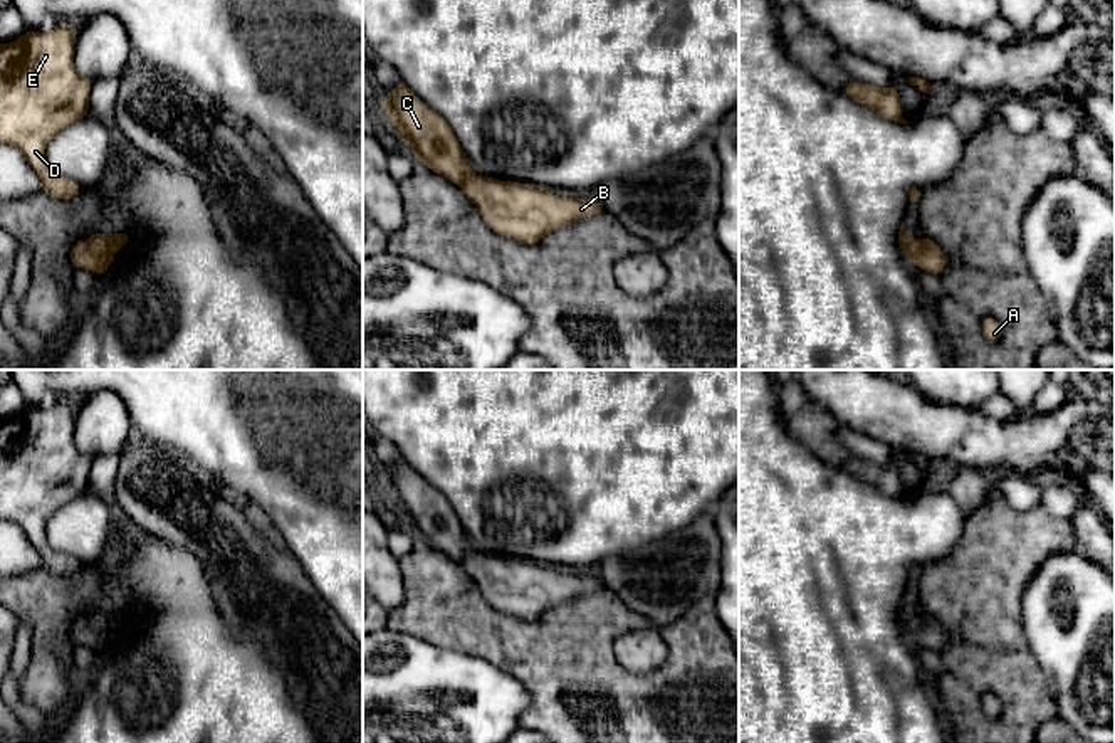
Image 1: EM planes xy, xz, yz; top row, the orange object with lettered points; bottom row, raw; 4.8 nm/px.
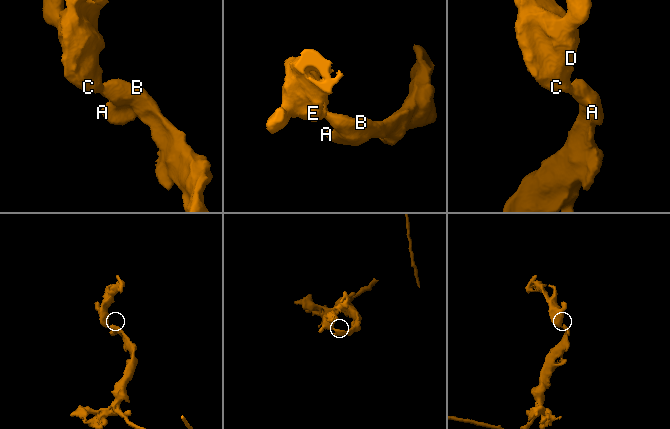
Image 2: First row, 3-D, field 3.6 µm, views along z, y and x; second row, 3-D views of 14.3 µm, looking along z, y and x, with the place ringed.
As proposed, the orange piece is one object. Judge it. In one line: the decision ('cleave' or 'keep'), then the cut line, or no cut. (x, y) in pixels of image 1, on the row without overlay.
keep; cut none

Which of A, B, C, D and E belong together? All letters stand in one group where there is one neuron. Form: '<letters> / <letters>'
A B C D E

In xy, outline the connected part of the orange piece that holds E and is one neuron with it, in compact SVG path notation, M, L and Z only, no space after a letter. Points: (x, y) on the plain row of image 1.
M57 398L50 408L24 408L15 419L0 422L0 519L17 523L29 543L40 553L40 568L72 577L84 565L54 551L45 536L45 523L57 508L89 491L92 457L74 445L72 402Z

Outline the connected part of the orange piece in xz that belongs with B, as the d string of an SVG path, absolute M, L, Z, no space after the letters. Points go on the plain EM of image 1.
M403 457L383 474L383 487L415 535L448 558L458 560L484 598L500 612L534 622L571 598L605 590L598 575L556 573L537 560L474 551L448 499Z

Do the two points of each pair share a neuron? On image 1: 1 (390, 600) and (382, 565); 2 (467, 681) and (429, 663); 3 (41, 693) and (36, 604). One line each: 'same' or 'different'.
1: same
2: same
3: same

